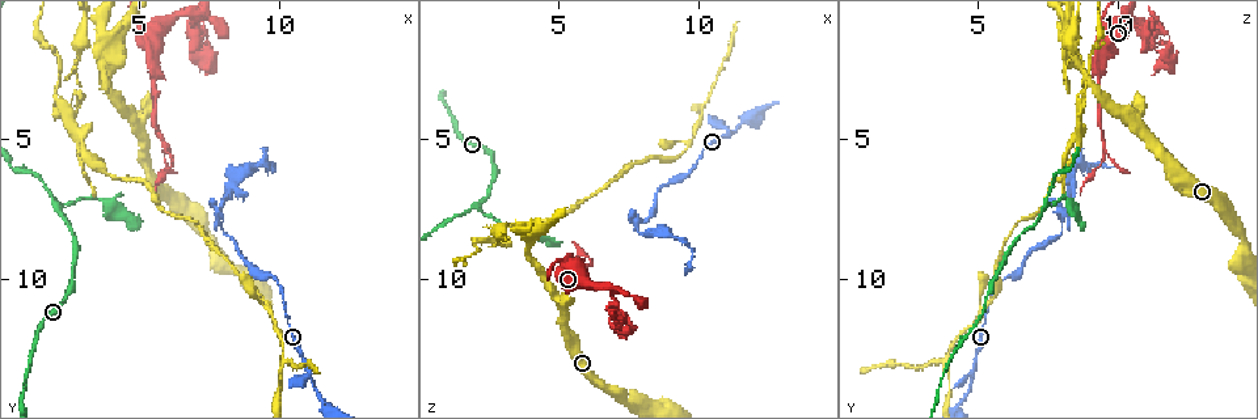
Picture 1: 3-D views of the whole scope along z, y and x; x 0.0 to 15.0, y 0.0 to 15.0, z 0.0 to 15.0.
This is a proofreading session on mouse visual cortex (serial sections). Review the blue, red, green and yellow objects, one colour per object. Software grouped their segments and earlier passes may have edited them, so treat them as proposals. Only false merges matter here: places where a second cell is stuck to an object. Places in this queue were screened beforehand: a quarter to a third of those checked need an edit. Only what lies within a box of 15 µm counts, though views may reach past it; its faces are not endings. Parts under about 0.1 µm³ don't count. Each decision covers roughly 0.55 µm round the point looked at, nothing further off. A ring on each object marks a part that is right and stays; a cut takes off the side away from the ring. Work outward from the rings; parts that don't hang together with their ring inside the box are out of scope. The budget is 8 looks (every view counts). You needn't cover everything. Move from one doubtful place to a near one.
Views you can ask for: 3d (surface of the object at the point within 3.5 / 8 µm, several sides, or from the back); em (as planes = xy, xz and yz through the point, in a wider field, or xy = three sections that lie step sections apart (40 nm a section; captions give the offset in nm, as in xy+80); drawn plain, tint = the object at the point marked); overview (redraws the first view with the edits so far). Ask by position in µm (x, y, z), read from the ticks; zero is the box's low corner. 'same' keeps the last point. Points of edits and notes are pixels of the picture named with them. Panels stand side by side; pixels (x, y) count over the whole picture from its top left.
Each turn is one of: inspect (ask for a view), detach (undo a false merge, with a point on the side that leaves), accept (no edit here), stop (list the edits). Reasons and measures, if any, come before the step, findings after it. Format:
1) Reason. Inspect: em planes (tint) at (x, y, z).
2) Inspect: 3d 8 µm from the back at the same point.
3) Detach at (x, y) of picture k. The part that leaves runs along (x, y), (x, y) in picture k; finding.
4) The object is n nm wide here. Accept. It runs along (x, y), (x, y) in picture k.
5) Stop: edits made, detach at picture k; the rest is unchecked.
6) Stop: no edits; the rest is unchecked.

Branch point. Inspect: 3d 3.5 µm from the back at (2.1, 7.4, 7.4).

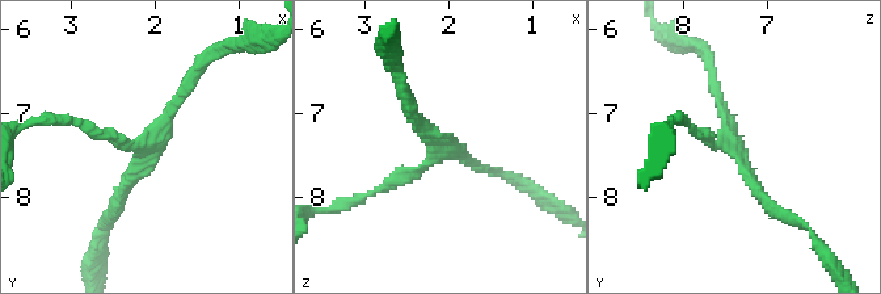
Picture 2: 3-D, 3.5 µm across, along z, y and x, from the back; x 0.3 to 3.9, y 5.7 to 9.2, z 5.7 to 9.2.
3 arms meet here; the arms are 150, 200, 200 nm wide. Inspect: em xy step 2 (plain) at (2.15, 7.50, 7.30).

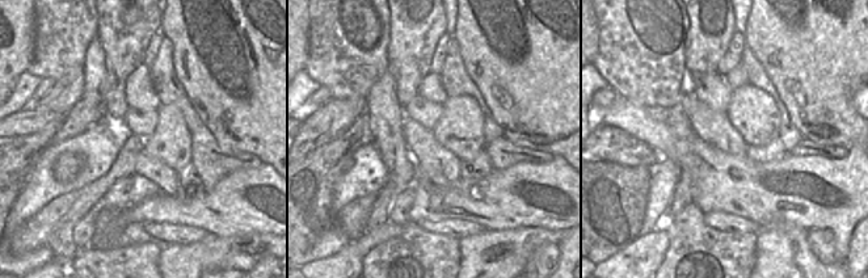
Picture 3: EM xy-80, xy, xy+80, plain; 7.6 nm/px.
Inspect: em xy step 2 (tint) at the same point.

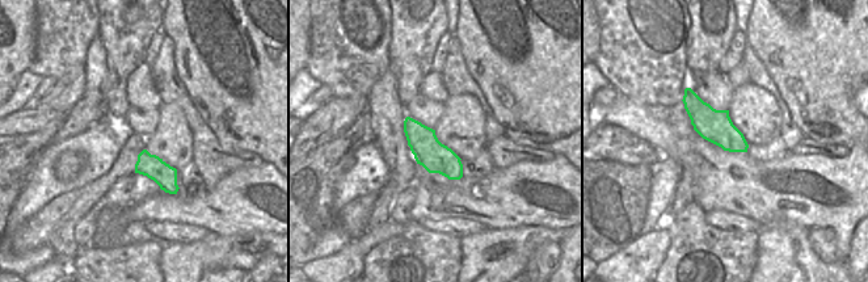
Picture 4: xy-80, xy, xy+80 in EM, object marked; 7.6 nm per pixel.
Accept. It runs along (785, 217), (732, 148), (692, 127) in picture 2; one cell here.

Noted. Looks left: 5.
Calibre changes. Inspect: 3d 3.5 µm at (3.8, 7.2, 8.2).

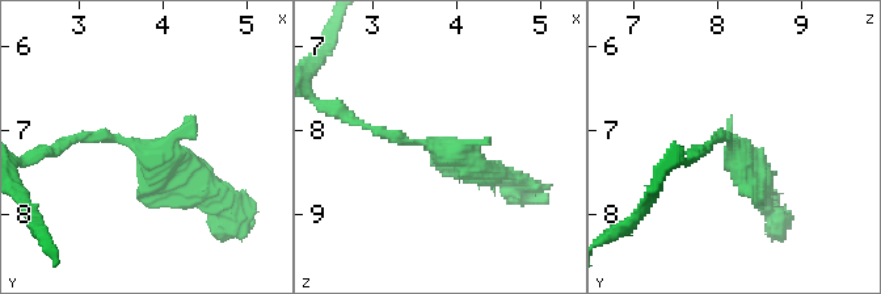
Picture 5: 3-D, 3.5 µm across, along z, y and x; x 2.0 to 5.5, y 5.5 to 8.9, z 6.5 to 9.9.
Need the tissue. Inspect: em xy step 1 (tint) at (3.80, 7.25, 8.20).

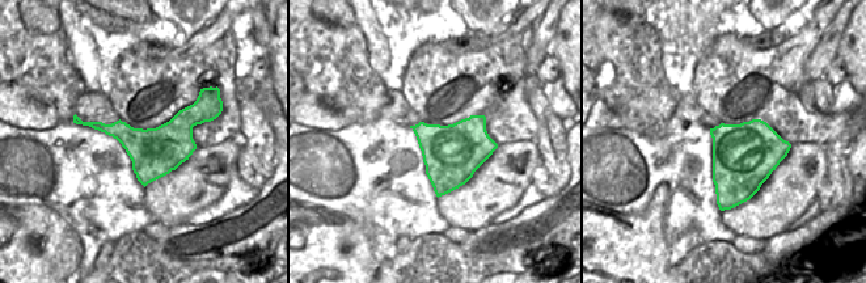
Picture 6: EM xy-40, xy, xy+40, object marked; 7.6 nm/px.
Accept. It runs along (357, 121), (498, 175) in picture 5; continuous, no second cell.

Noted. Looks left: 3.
A narrow waist. Inspect: 3d 3.5 µm from the back at (8.0, 8.2, 8.0).

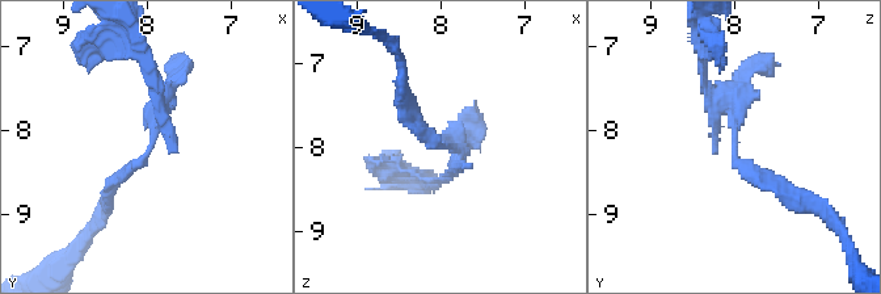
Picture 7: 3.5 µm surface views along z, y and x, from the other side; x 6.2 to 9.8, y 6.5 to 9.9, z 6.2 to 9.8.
Inspect: em xy step 1 (tint) at (7.95, 8.15, 8.00).

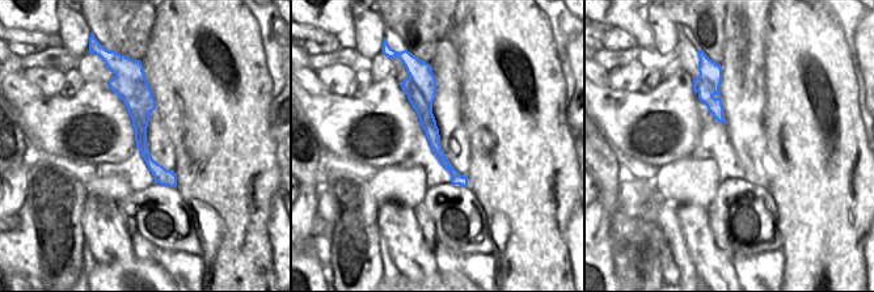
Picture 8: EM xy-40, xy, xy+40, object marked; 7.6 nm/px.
Detach at (761, 62) of picture 7. The part that leaves runs along (732, 113), (708, 93), (699, 37) in picture 7; a second cell is stuck on.

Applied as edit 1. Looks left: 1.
Stop: edits made, detach at picture 7; the rest is unchecked.

